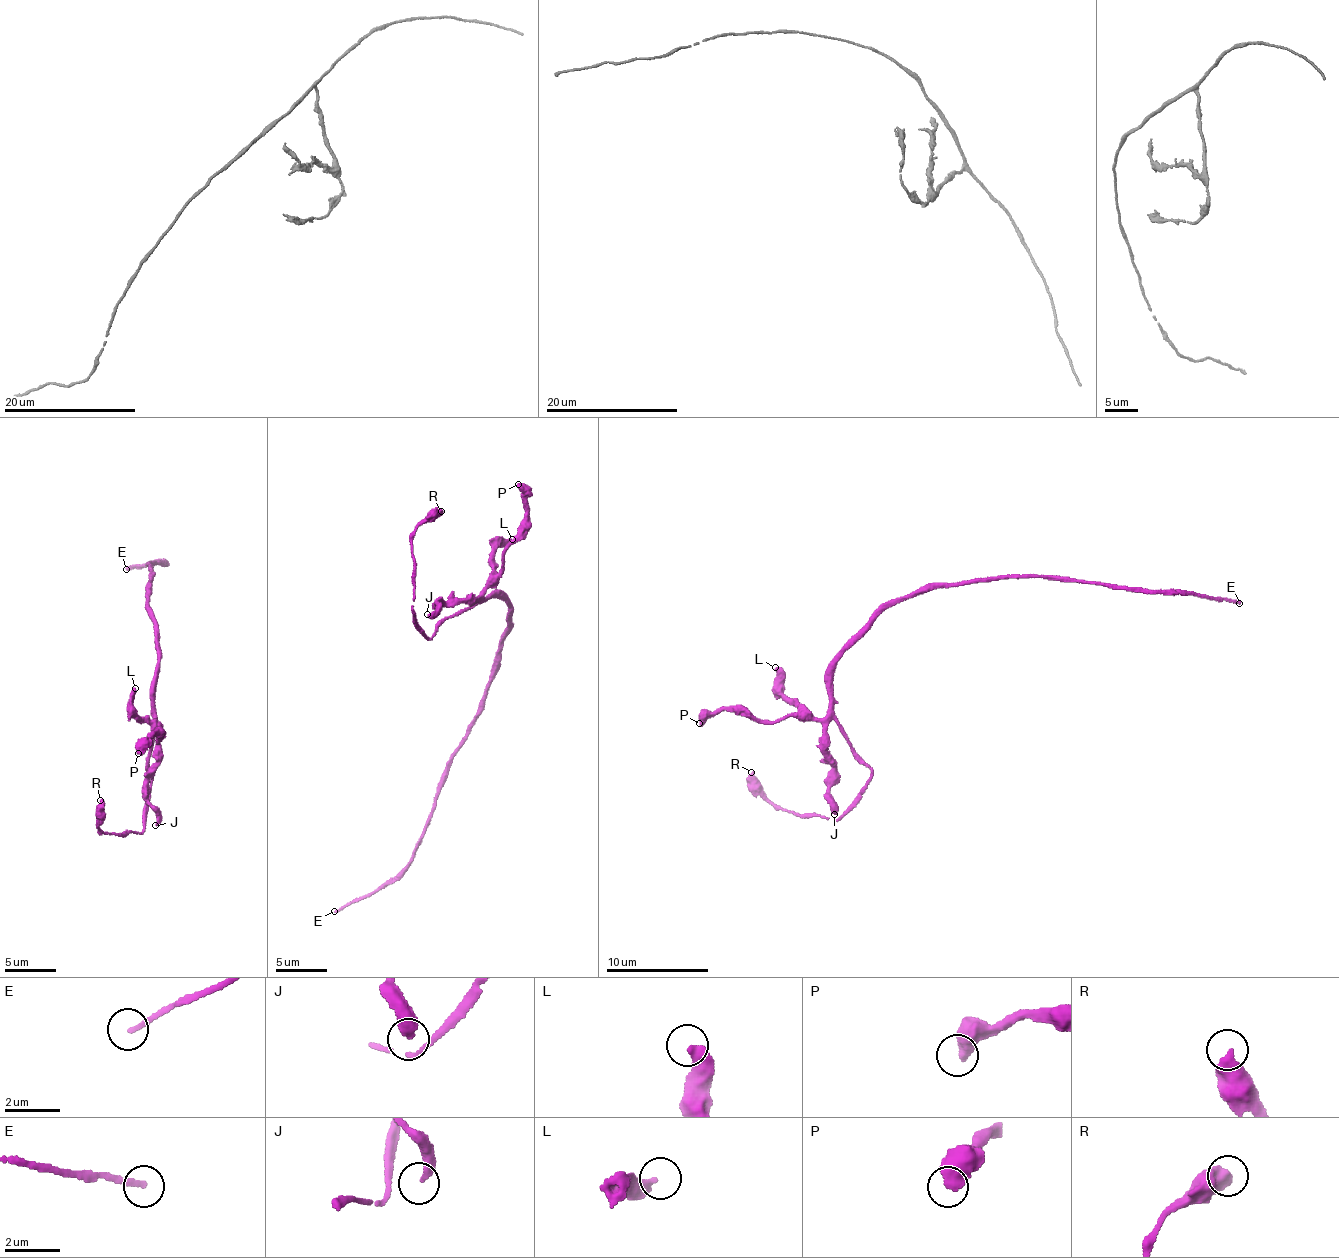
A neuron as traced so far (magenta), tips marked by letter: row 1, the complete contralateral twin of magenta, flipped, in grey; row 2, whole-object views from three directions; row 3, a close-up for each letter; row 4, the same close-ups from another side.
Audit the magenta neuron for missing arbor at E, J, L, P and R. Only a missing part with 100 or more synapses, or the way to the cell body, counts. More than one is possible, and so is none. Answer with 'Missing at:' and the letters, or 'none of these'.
Missing at: E

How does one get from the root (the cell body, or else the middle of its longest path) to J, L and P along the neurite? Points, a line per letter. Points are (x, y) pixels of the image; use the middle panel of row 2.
J: (505, 634), (509, 625), (508, 605), (495, 596), (466, 603), (434, 604), (436, 610), (427, 614)
L: (505, 634), (508, 605), (495, 596), (481, 598), (492, 579), (496, 546), (512, 539)
P: (505, 634), (508, 605), (495, 596), (481, 598), (499, 572), (506, 545), (518, 535), (524, 517), (518, 484)

